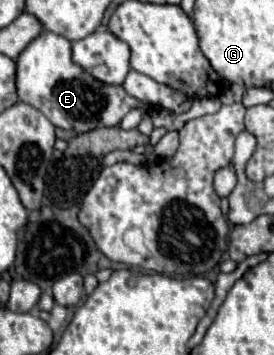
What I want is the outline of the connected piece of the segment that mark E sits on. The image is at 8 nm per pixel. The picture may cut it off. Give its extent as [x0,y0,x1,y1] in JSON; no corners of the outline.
[16,31,146,133]

